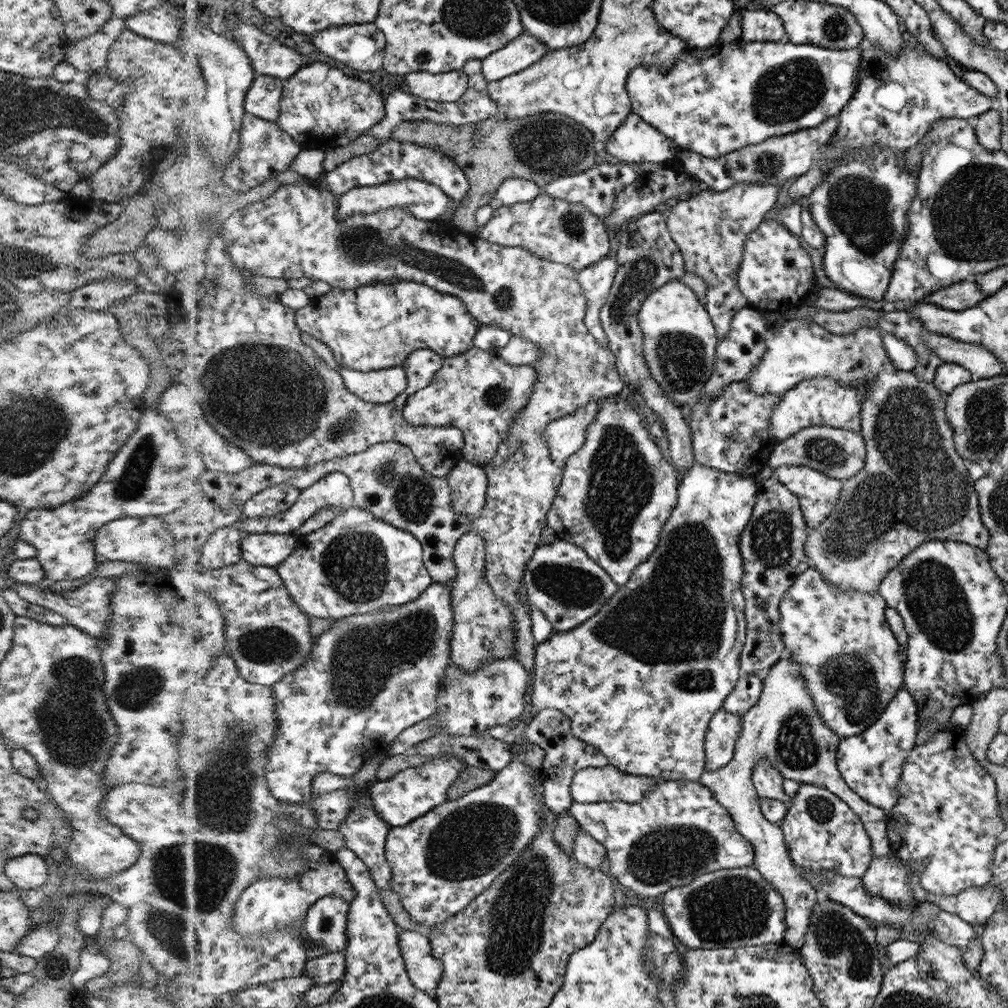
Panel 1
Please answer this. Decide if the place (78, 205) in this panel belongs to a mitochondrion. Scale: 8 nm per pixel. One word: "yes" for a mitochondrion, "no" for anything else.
no

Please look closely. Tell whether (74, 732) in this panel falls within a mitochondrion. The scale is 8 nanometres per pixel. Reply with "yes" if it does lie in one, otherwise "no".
yes

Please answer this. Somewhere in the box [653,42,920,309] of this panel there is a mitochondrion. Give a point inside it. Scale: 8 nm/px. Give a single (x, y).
(861, 209)

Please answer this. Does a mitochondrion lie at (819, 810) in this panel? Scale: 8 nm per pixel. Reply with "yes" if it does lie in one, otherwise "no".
yes

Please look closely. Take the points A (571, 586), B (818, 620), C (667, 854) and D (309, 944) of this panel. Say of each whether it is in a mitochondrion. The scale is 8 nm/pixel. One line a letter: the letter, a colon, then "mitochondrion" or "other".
A: mitochondrion
B: other
C: mitochondrion
D: other

